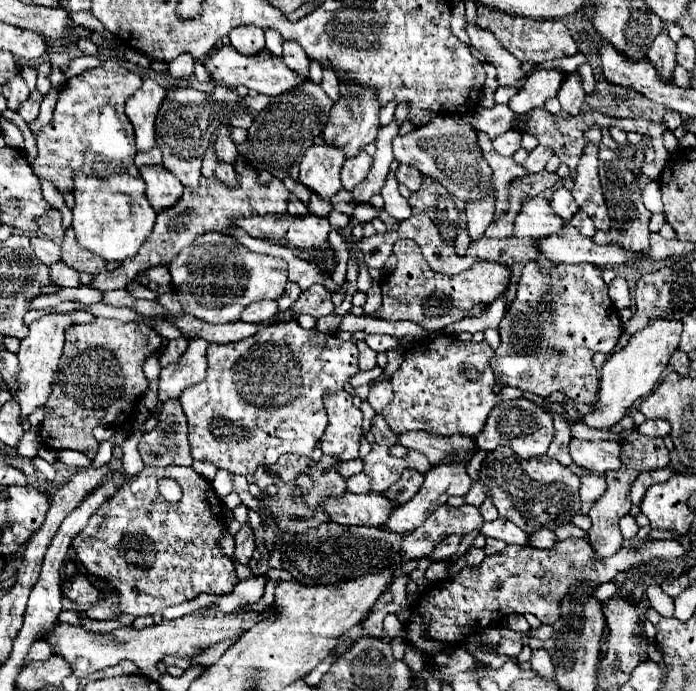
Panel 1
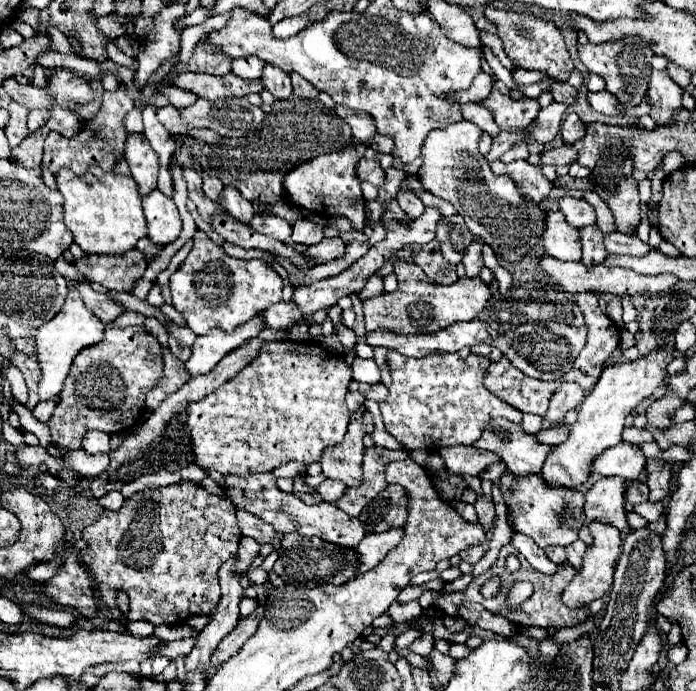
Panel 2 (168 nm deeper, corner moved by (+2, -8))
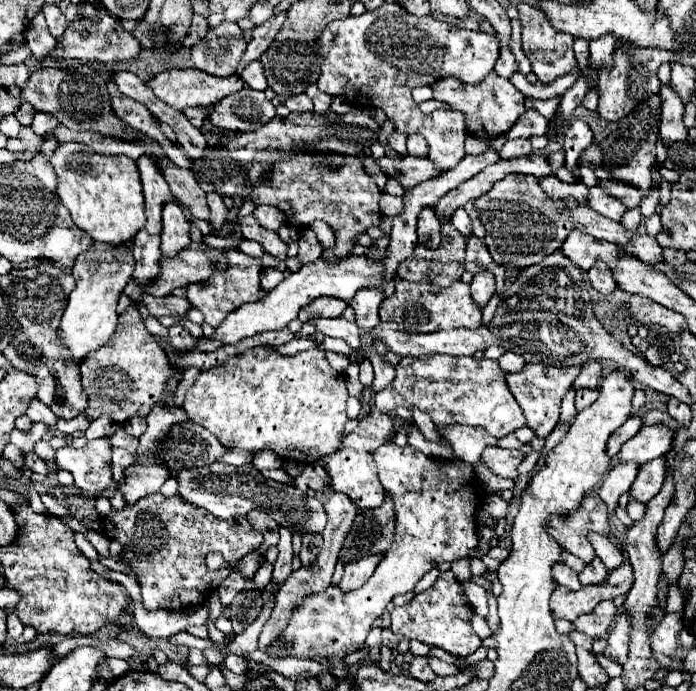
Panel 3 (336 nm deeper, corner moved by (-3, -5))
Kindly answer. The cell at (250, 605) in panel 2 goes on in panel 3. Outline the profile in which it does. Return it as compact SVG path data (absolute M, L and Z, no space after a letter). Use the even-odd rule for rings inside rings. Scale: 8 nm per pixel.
M264 561L264 563L260 565L260 569L258 569L258 573L254 575L252 581L258 581L260 587L266 587L266 585L270 583L270 579L272 579L272 569L274 569L274 565L268 563L268 561Z

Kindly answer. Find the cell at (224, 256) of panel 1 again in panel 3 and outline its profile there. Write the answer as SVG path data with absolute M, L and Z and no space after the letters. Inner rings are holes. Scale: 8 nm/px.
M226 251L226 259L230 261L230 269L228 273L214 273L214 277L210 277L210 281L206 283L194 283L188 285L188 301L200 309L206 317L206 323L210 323L212 327L218 327L228 313L232 313L234 309L242 307L244 303L262 299L266 293L260 289L260 273L262 273L262 265L258 259L248 257L240 251Z

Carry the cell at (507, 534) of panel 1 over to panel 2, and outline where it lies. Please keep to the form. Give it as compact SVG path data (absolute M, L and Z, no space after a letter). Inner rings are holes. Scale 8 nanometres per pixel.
M515 532L515 534L511 536L511 544L527 558L527 562L529 562L535 570L539 570L539 572L543 572L543 574L553 574L553 572L557 570L557 564L553 564L553 562L545 556L543 548L539 548L533 540L529 540L529 536Z

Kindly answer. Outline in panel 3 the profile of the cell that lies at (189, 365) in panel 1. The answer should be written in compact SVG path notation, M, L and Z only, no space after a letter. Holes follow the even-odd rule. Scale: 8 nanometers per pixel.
M352 255L346 259L342 265L322 265L322 259L318 259L312 265L304 265L300 271L292 273L288 279L284 279L276 289L272 289L264 299L242 305L242 309L236 309L226 317L226 321L216 327L216 333L212 339L222 341L224 345L234 345L244 337L252 337L262 331L274 331L274 329L284 329L288 321L296 319L300 309L314 301L316 297L338 297L350 302L356 291L364 287L376 287L384 279L384 263L382 259L374 259L370 255Z

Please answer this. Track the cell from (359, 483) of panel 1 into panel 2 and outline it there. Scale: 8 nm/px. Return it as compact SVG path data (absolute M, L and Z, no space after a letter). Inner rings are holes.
M327 478L317 490L321 492L321 498L323 498L323 500L327 500L327 502L337 502L337 500L345 494L347 486L341 484L339 480L331 480L331 478Z

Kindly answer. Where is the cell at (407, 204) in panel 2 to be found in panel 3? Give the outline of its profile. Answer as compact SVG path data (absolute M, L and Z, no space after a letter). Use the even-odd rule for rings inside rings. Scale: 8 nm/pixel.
M422 209L420 217L418 217L420 245L436 249L440 245L440 227L442 227L442 223L438 221L438 217L434 217L434 213L430 213L430 209Z

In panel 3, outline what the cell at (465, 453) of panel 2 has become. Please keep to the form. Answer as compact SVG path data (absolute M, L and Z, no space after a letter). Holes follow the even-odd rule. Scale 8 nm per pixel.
M486 447L482 461L500 477L518 479L518 465L524 461L524 453L518 449L502 449L502 447Z

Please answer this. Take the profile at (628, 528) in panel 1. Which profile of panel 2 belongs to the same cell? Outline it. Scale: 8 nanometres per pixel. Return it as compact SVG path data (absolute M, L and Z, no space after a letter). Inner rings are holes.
M601 478L585 494L585 518L587 522L605 520L615 524L623 534L631 532L627 512L623 508L623 482L621 478Z

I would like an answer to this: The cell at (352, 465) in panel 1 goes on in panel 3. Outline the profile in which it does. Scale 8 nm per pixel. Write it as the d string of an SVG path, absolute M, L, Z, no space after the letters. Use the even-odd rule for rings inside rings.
M282 468L275 470L262 470L260 472L266 479L272 479L284 484L289 483L293 479L291 476L286 474L285 470Z

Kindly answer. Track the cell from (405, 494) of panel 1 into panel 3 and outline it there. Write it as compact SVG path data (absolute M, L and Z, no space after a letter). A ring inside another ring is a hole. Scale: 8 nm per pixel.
M370 511L360 513L354 519L350 533L346 535L346 541L340 549L338 561L342 565L346 565L352 559L378 555L378 553L384 555L392 545L392 537L394 537L392 533L394 533L394 521L390 521L390 525L382 527L372 519Z

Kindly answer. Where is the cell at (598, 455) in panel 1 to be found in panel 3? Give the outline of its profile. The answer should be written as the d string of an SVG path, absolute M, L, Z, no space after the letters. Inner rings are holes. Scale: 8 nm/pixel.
M664 423L642 425L642 429L622 445L618 461L638 461L644 465L654 457L662 457L670 451L674 439L674 429Z

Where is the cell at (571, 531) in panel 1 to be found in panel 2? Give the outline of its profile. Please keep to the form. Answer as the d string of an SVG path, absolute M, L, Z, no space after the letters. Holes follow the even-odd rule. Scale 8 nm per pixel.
M575 540L573 544L569 544L569 546L565 548L569 564L573 564L575 568L581 568L581 558L583 558L585 548L587 548L587 546L585 546L585 542L583 542L583 540Z

